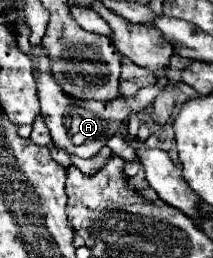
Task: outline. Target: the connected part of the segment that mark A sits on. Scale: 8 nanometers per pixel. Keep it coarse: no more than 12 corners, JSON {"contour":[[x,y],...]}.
{"contour":[[32,48],[42,116],[52,144],[92,158],[132,112],[146,110],[160,84],[110,102],[72,100],[50,58]]}

